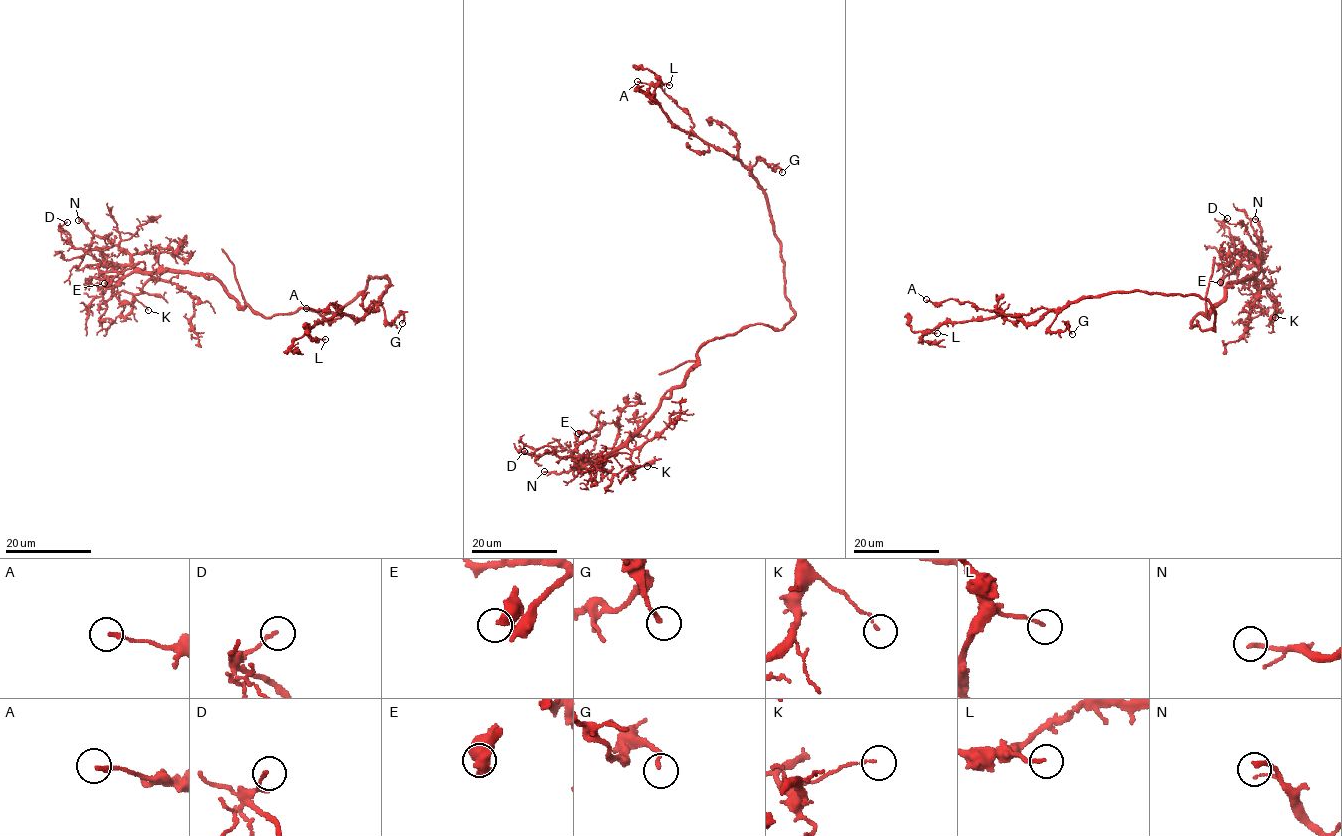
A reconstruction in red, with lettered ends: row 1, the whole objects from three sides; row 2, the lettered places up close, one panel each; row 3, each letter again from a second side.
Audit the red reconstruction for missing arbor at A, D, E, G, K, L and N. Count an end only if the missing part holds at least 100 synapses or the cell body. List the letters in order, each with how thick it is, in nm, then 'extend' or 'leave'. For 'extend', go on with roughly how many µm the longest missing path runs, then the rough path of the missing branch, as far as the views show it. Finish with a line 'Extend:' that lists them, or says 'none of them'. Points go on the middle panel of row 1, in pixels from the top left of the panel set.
A: 180 nm thick; leave
D: 120 nm thick; leave
E: 360 nm thick; leave
G: 150 nm thick; leave
K: 90 nm thick; leave
L: 130 nm thick; leave
N: 200 nm thick; leave
Extend: none of them

